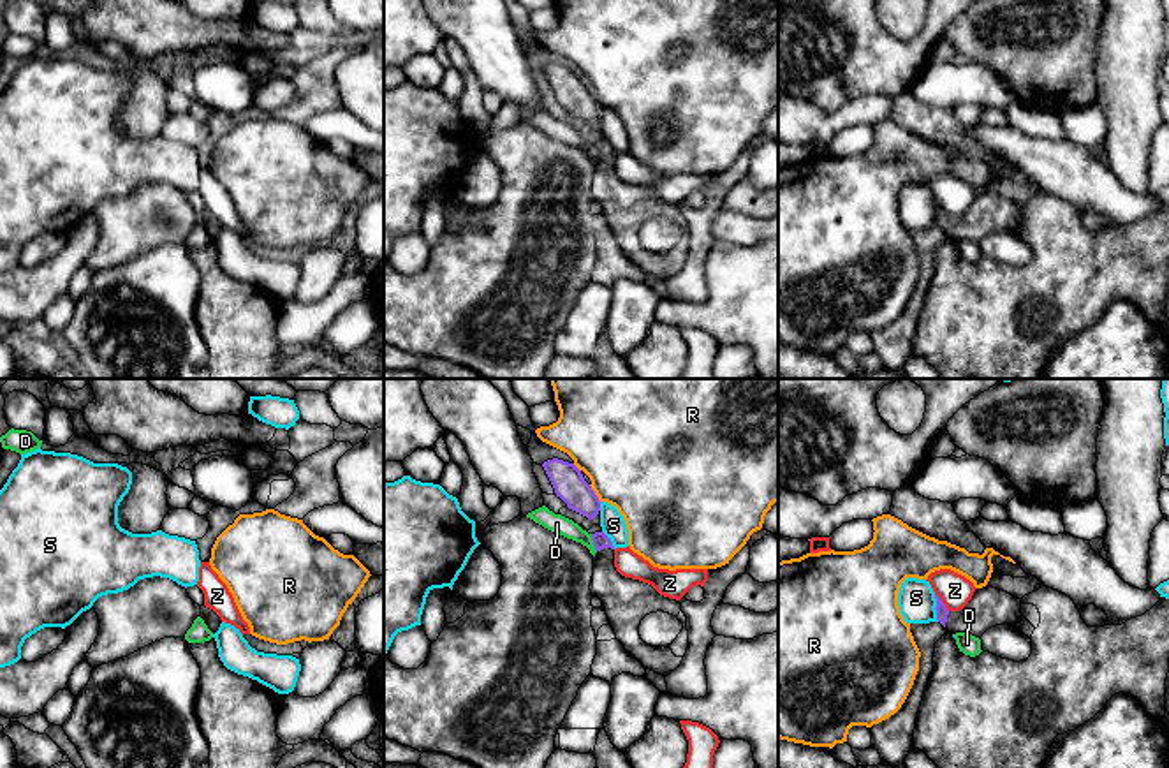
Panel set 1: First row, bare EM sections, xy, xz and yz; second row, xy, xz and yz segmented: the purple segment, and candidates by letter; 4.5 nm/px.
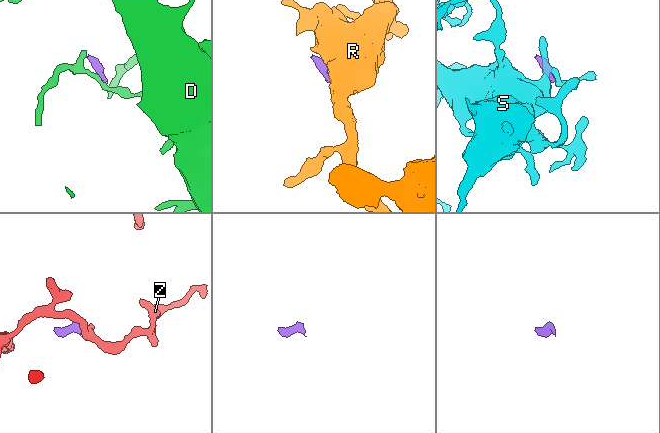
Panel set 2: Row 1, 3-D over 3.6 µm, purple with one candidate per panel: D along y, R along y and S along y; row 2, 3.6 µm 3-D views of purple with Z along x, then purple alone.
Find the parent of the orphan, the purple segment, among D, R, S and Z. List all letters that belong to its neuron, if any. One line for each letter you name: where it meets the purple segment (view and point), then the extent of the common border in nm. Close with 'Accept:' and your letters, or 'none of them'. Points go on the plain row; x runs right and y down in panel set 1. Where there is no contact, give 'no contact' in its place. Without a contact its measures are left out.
Accept: none of them

